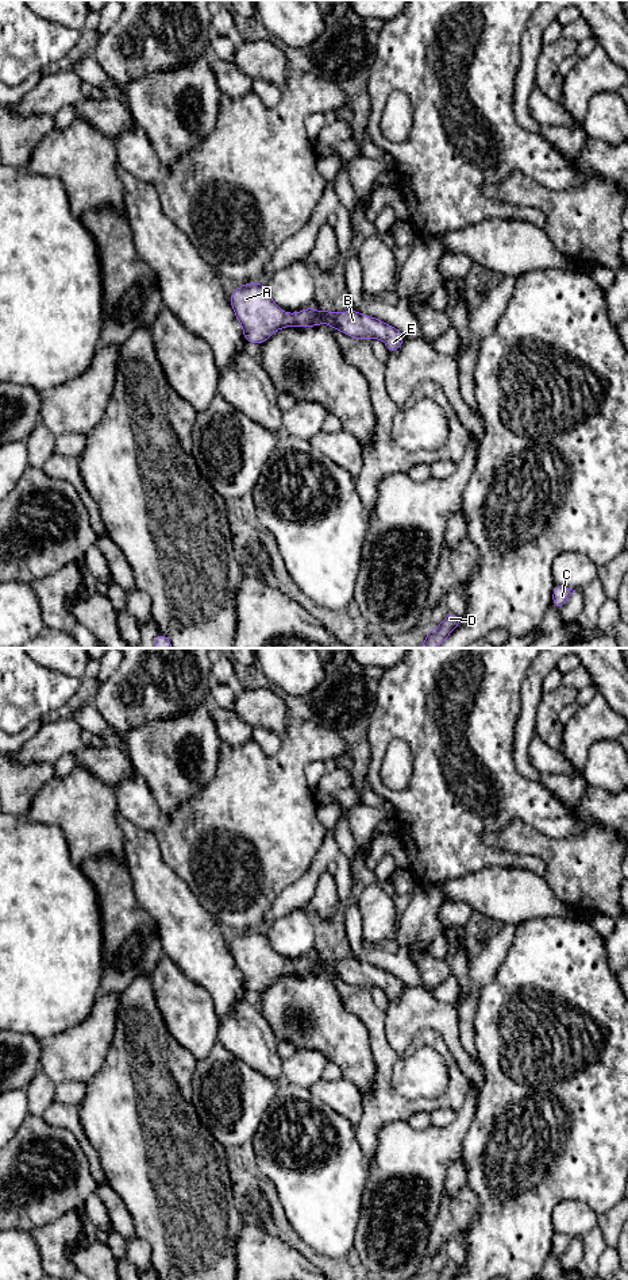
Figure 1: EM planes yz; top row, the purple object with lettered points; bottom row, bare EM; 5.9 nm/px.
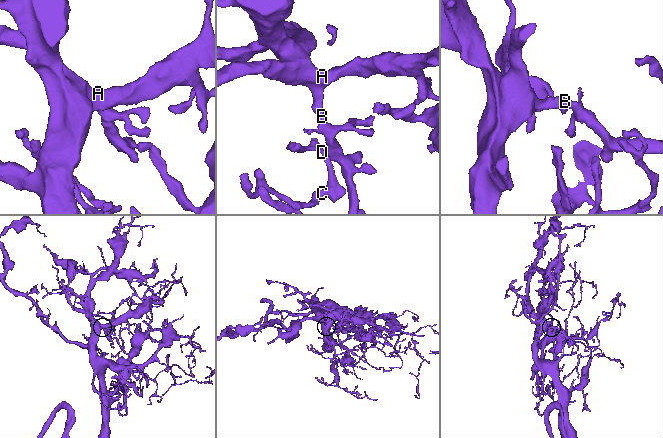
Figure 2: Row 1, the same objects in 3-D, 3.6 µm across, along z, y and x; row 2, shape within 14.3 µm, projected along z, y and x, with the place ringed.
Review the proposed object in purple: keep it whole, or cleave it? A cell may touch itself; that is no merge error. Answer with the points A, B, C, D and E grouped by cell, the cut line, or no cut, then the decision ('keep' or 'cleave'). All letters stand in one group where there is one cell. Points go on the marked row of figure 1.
groups A B C D E; cut none; keep

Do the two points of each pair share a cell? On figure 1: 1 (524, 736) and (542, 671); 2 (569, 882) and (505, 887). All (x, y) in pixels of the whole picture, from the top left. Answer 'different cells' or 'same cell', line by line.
1: same cell
2: different cells

